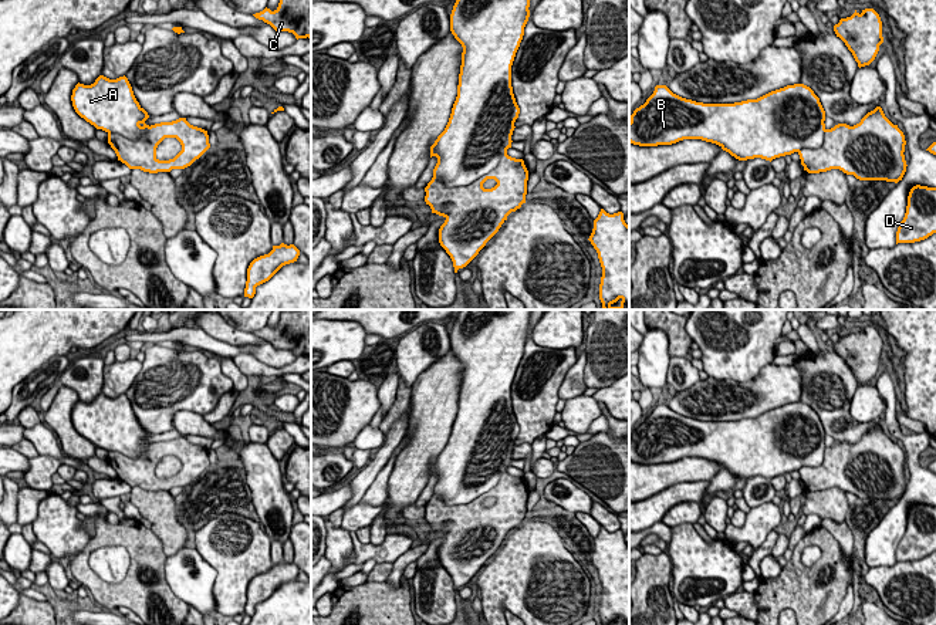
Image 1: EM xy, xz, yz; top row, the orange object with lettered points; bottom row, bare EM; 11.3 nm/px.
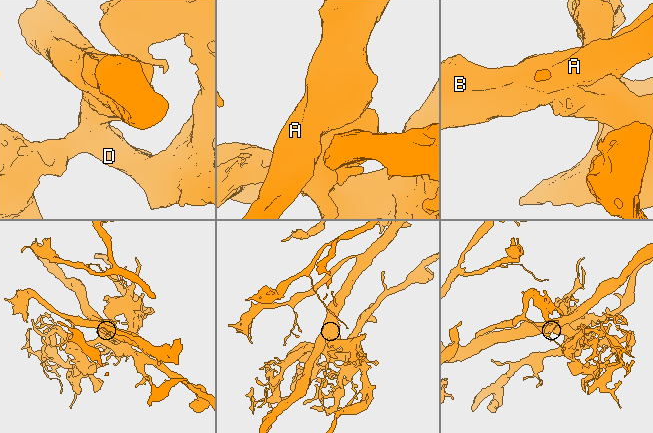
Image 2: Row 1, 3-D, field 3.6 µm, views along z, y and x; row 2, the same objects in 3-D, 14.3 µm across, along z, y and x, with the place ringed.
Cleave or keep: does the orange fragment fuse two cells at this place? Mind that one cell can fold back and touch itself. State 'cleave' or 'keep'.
cleave

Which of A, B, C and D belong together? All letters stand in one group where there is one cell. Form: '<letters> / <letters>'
A B / C D

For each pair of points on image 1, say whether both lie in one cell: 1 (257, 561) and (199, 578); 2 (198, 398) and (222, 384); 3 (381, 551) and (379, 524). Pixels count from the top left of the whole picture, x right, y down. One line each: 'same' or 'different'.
1: different
2: same
3: different

